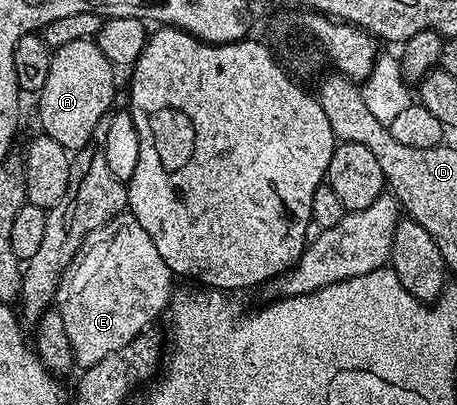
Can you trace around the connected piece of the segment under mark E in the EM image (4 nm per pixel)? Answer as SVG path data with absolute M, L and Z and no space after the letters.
M129 211L113 216L104 226L100 226L100 230L92 230L62 275L58 293L54 295L56 311L64 322L64 334L68 334L75 365L83 369L91 368L96 362L115 356L124 346L128 346L128 342L147 331L153 325L150 323L161 312L163 315L167 311L175 291L174 283L176 277L168 262L160 258L160 250L156 250L152 238L148 238L144 231L144 226L140 226L140 222L136 222Z

